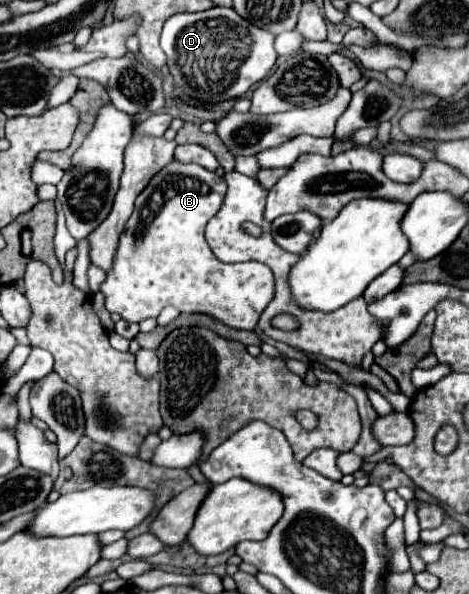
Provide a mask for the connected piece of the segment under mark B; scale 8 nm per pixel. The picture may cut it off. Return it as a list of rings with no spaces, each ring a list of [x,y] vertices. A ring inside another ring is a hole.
[[[176,159],[162,167],[146,189],[136,199],[136,209],[126,223],[124,233],[120,235],[120,247],[114,259],[114,267],[102,283],[102,293],[106,297],[106,309],[110,313],[120,313],[124,321],[140,323],[148,317],[158,317],[166,305],[176,307],[180,313],[206,313],[228,327],[252,331],[274,297],[274,275],[272,271],[258,265],[226,265],[218,261],[204,239],[204,227],[214,217],[224,201],[226,181],[212,171],[206,171],[196,163],[178,163]]]

